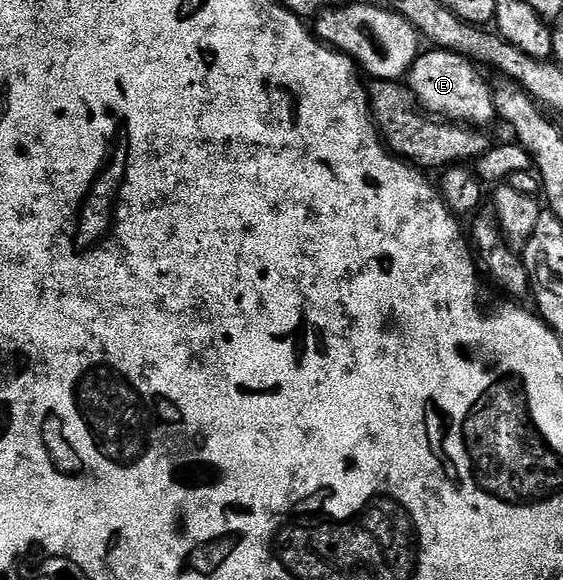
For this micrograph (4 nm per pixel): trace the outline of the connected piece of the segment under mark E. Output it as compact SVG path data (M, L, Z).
M424 50L414 62L406 83L425 112L465 126L488 126L497 119L493 85L480 77L481 69L456 52Z

